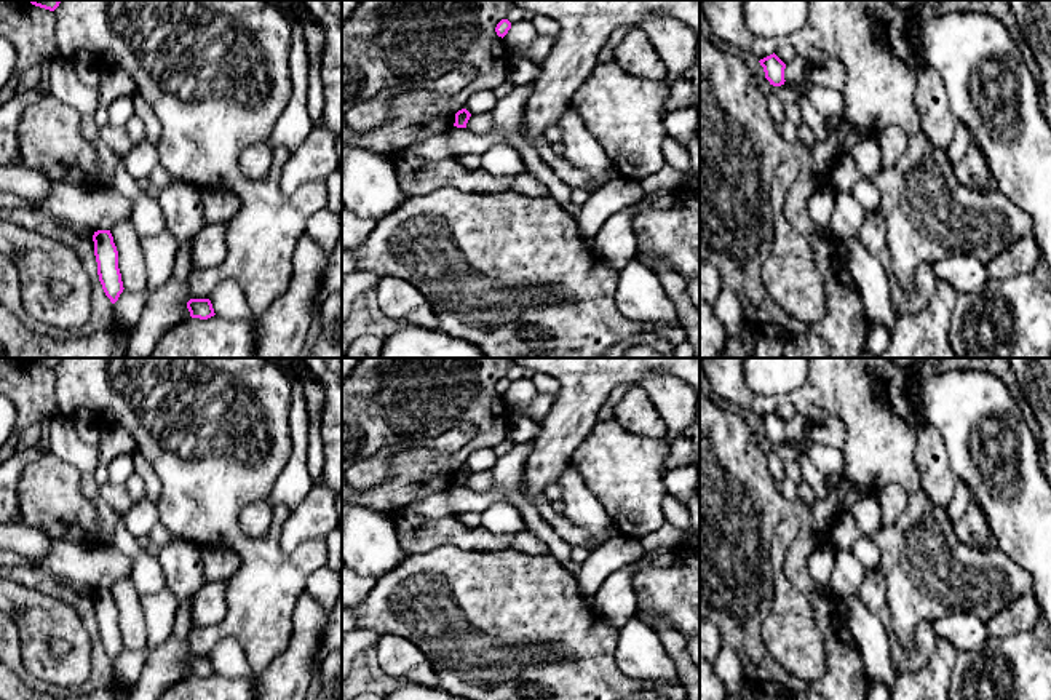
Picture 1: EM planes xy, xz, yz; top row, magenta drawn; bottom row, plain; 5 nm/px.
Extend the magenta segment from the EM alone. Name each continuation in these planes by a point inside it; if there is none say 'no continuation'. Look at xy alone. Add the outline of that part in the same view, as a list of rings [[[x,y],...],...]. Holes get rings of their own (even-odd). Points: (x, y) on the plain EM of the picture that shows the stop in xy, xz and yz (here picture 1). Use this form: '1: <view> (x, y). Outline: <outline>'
no continuation

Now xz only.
no continuation

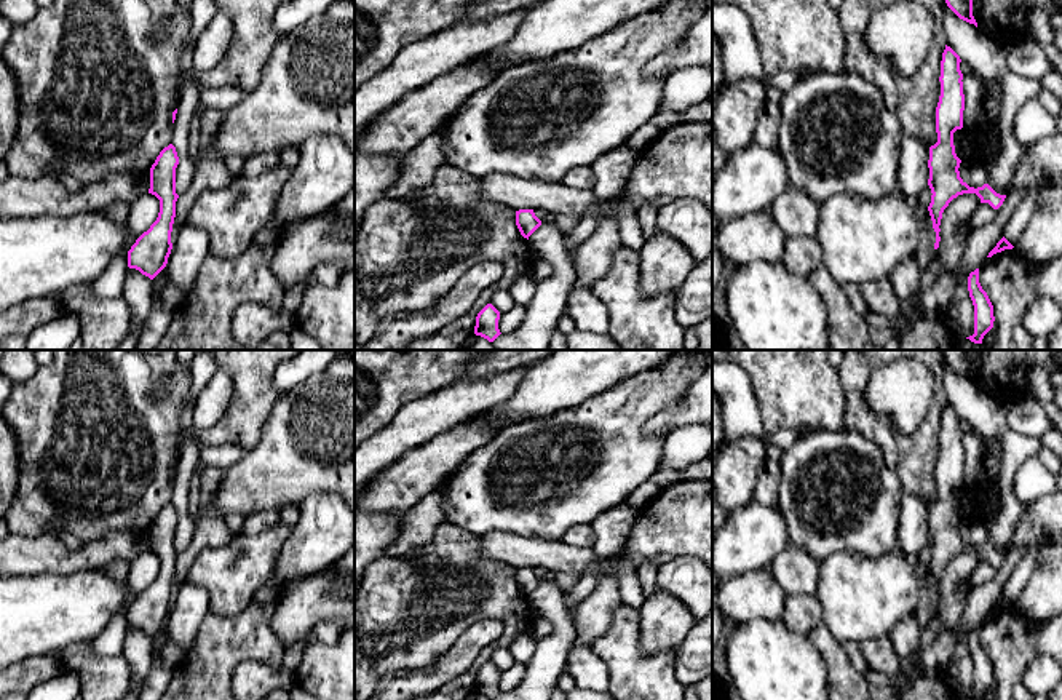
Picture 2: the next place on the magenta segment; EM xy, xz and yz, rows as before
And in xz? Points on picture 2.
no continuation

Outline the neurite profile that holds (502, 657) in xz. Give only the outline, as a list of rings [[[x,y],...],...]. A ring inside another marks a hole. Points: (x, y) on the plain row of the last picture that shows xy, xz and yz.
[[[498,647],[493,650],[490,662],[500,670],[505,671],[511,668],[516,662],[508,647]]]

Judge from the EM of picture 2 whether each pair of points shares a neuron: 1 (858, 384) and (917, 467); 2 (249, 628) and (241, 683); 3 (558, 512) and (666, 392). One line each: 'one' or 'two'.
1: one
2: two
3: one

